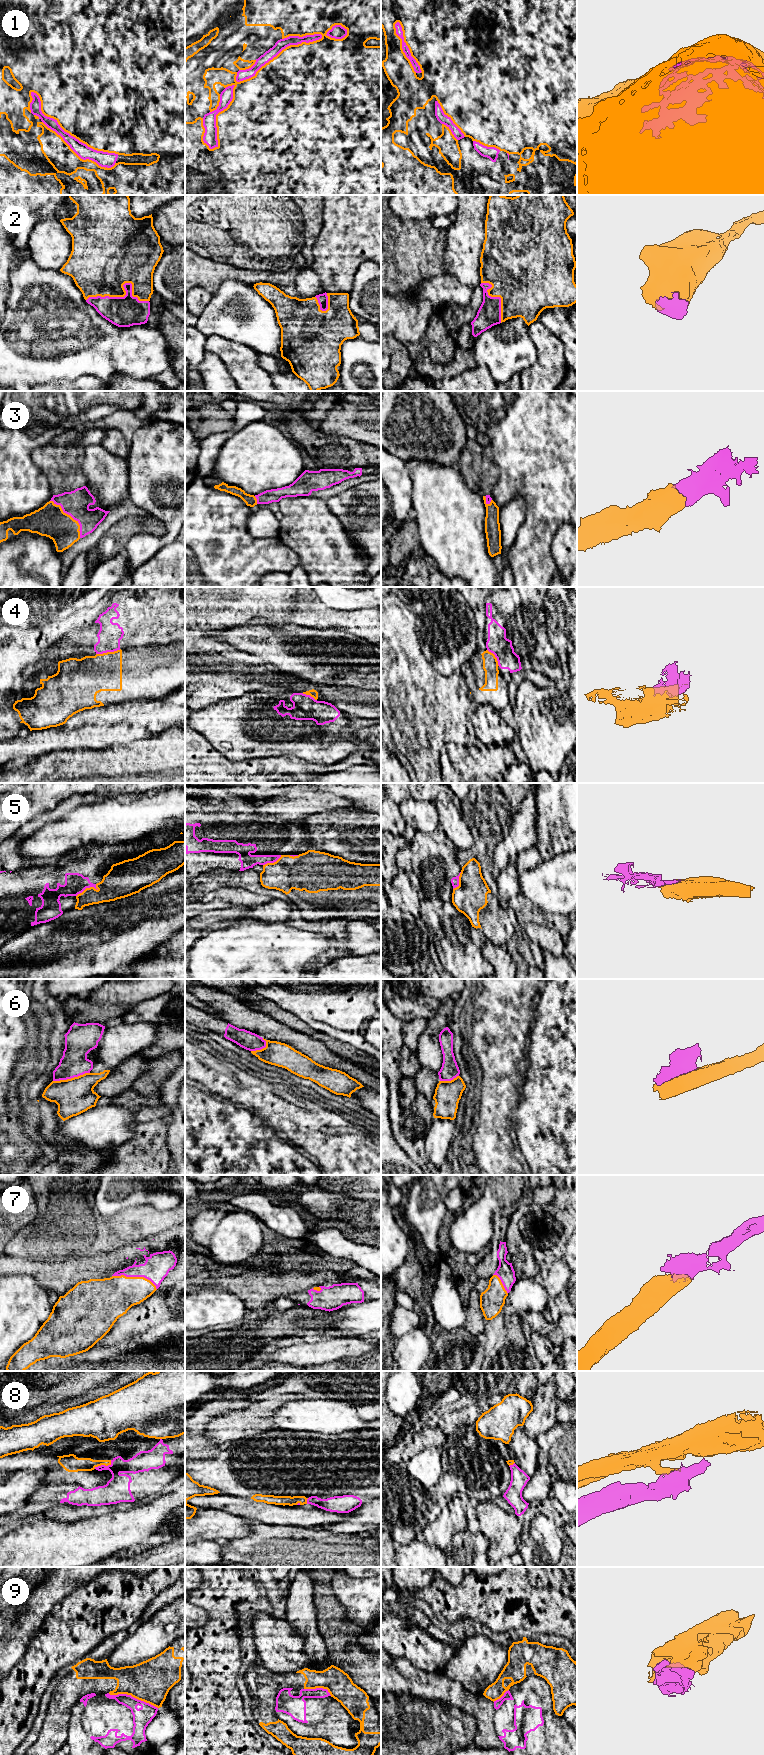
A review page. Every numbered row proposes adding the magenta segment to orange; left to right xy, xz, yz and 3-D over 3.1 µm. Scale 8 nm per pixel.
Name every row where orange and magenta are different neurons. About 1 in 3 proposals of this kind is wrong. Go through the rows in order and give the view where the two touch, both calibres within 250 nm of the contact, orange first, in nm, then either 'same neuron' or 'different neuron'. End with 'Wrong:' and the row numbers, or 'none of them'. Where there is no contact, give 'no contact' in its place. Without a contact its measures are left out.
1: meets orange in xz; 500 nm thick on the orange side, 90 nm on the other; same neuron
2: meets orange in xy; 420 nm thick on the orange side, 240 nm on the other; same neuron
3: meets orange in xy; 260 nm thick on the orange side, 220 nm on the other; same neuron
4: meets orange in xy; 300 nm thick on the orange side, 190 nm on the other; different neuron
5: meets orange in xy; 240 nm thick on the orange side, 170 nm on the other; different neuron
6: meets orange in xy; 300 nm thick on the orange side, 220 nm on the other; different neuron
7: meets orange in xy; 320 nm thick on the orange side, 200 nm on the other; same neuron
8: meets orange in xy; 130 nm thick on the orange side, 200 nm on the other; different neuron
9: meets orange in xy; 340 nm thick on the orange side, 150 nm on the other; different neuron
Wrong: 4, 5, 6, 8, 9

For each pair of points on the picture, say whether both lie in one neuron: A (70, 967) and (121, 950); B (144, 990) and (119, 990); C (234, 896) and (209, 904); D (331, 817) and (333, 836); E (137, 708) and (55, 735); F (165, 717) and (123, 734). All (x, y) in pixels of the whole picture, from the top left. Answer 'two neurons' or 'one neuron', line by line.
A: one neuron
B: one neuron
C: one neuron
D: one neuron
E: one neuron
F: one neuron

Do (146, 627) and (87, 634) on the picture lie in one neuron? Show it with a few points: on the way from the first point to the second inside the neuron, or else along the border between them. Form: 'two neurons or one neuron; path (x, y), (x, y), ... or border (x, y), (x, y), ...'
one neuron; path (131, 627), (114, 627), (107, 634), (102, 634)

